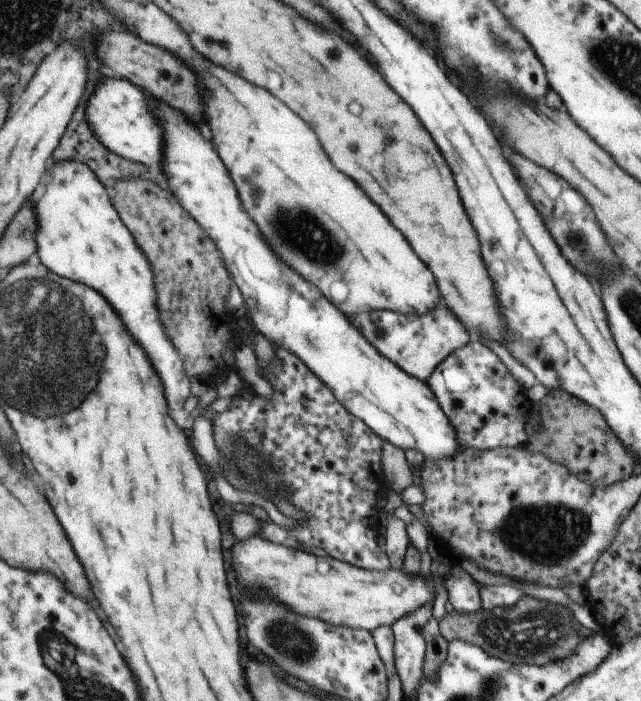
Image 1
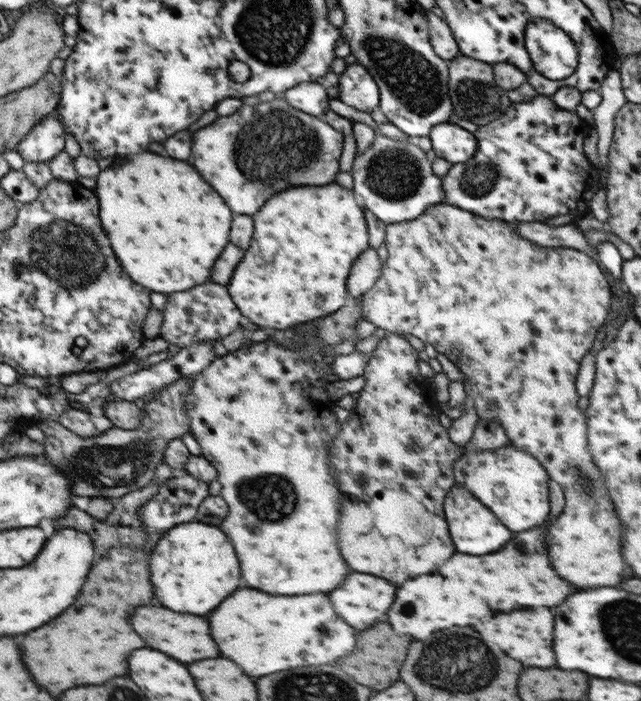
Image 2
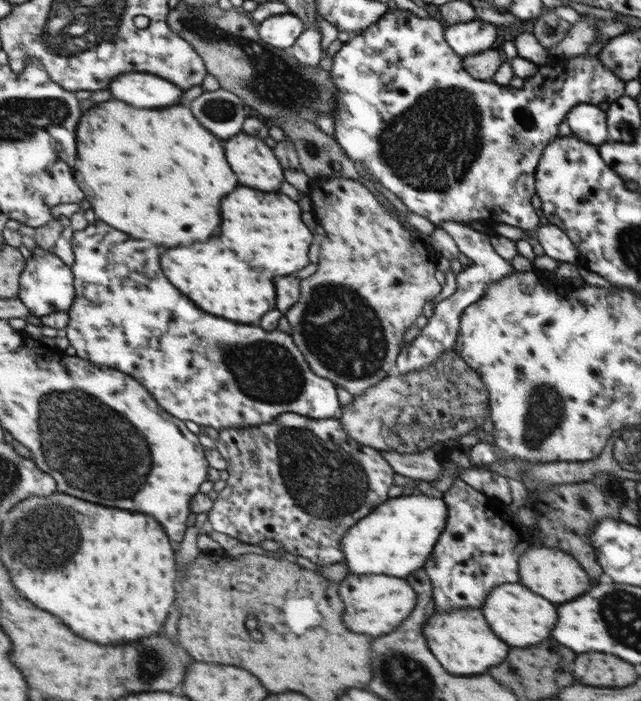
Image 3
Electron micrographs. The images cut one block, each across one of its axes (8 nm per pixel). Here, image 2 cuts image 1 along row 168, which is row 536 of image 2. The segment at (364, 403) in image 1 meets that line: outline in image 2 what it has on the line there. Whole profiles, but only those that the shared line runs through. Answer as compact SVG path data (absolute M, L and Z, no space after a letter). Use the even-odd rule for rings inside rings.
M199 520L183 523L167 531L160 539L159 546L151 551L153 582L157 582L157 598L161 598L161 604L165 608L177 610L177 612L189 612L189 614L209 614L213 612L227 596L231 596L237 590L239 584L239 562L237 552L231 542L231 538L217 526L203 524Z

